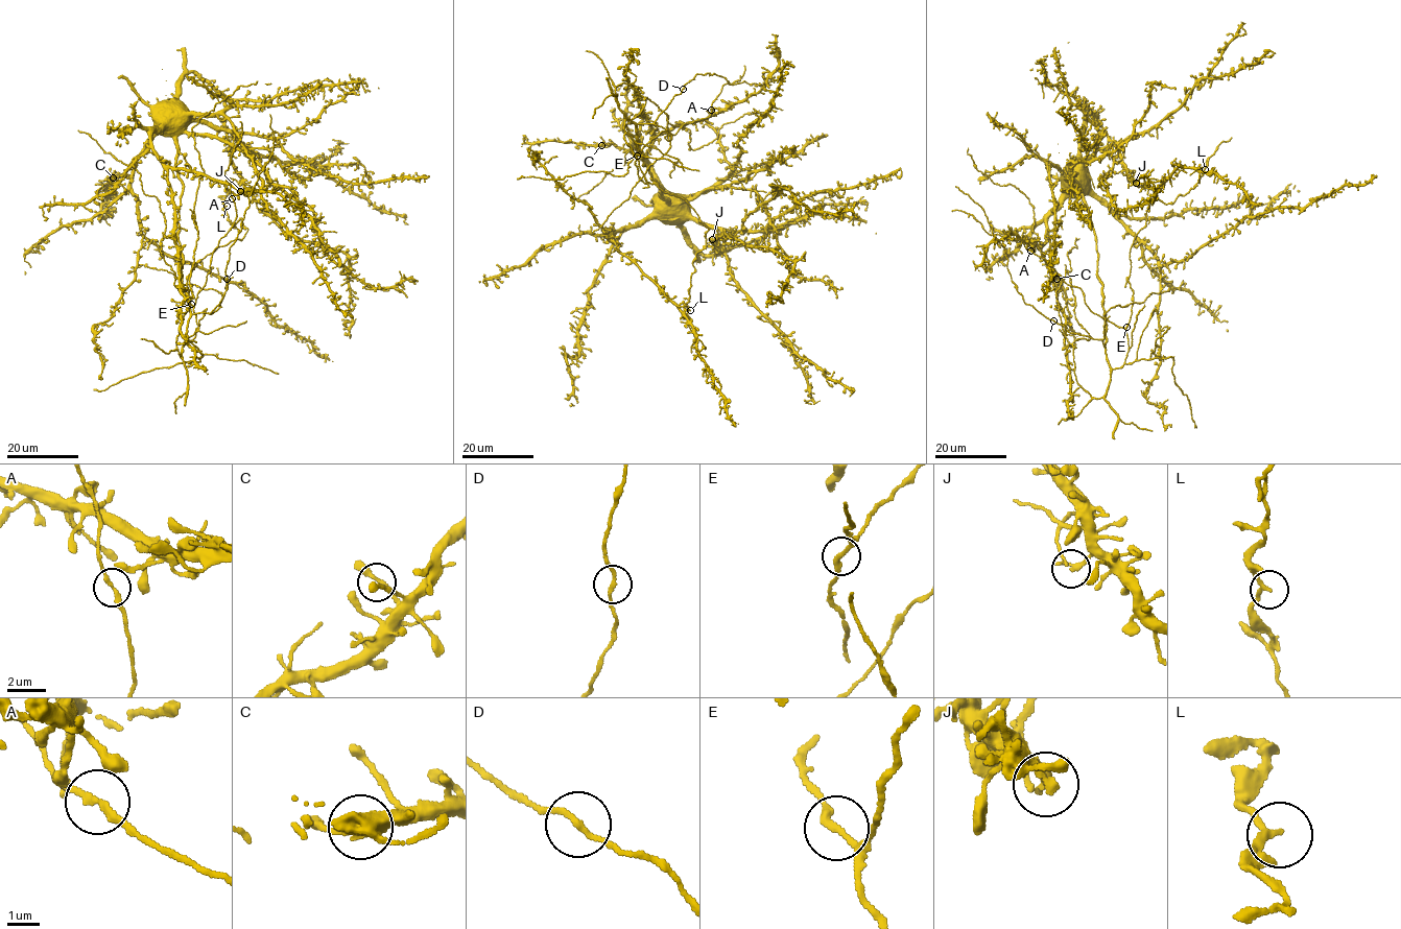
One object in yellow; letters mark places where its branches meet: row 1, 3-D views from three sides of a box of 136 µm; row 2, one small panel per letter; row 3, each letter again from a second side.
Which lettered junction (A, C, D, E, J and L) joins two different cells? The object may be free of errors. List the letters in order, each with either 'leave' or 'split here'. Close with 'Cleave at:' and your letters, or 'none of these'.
A: leave
C: leave
D: leave
E: leave
J: leave
L: leave
Cleave at: none of these

